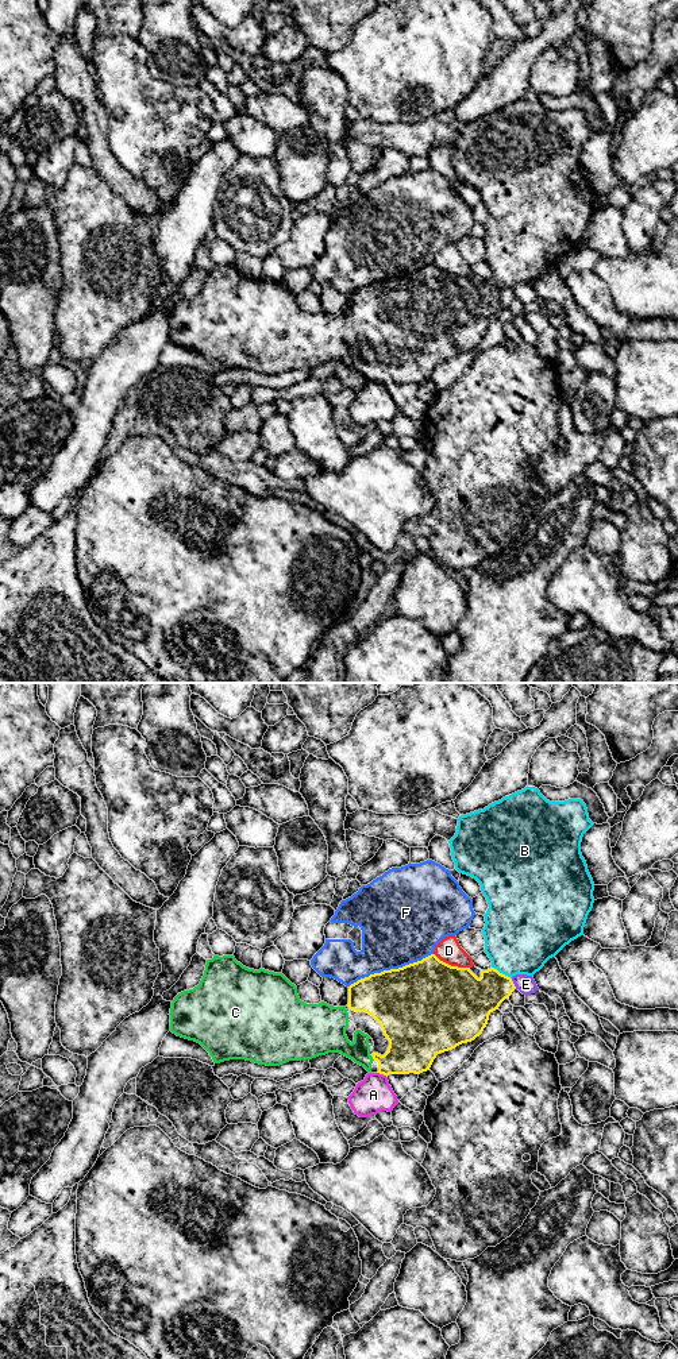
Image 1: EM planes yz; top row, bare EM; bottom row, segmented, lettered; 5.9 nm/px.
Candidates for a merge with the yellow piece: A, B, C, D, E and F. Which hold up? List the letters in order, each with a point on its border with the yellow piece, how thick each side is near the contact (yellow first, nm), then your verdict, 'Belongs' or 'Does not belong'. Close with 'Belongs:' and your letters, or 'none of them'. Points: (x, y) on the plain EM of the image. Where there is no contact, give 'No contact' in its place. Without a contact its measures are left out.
A: Touches yellow at yz (382, 382). Thickness 300 nm (yellow) against 220 nm. Does not belong
B: Touches yellow at yz (501, 282). Thickness 300 nm (yellow) against 420 nm. Does not belong
C: Touches yellow at yz (373, 367). Thickness 280 nm (yellow) against 140 nm. Belongs
D: Touches yellow at yz (450, 274). Thickness 500 nm (yellow) against 150 nm. Does not belong
E: Touches yellow at yz (513, 293). Thickness 240 nm (yellow) against 110 nm. Does not belong
F: Touches yellow at yz (390, 278). Thickness 460 nm (yellow) against 440 nm. Does not belong
Belongs: C

